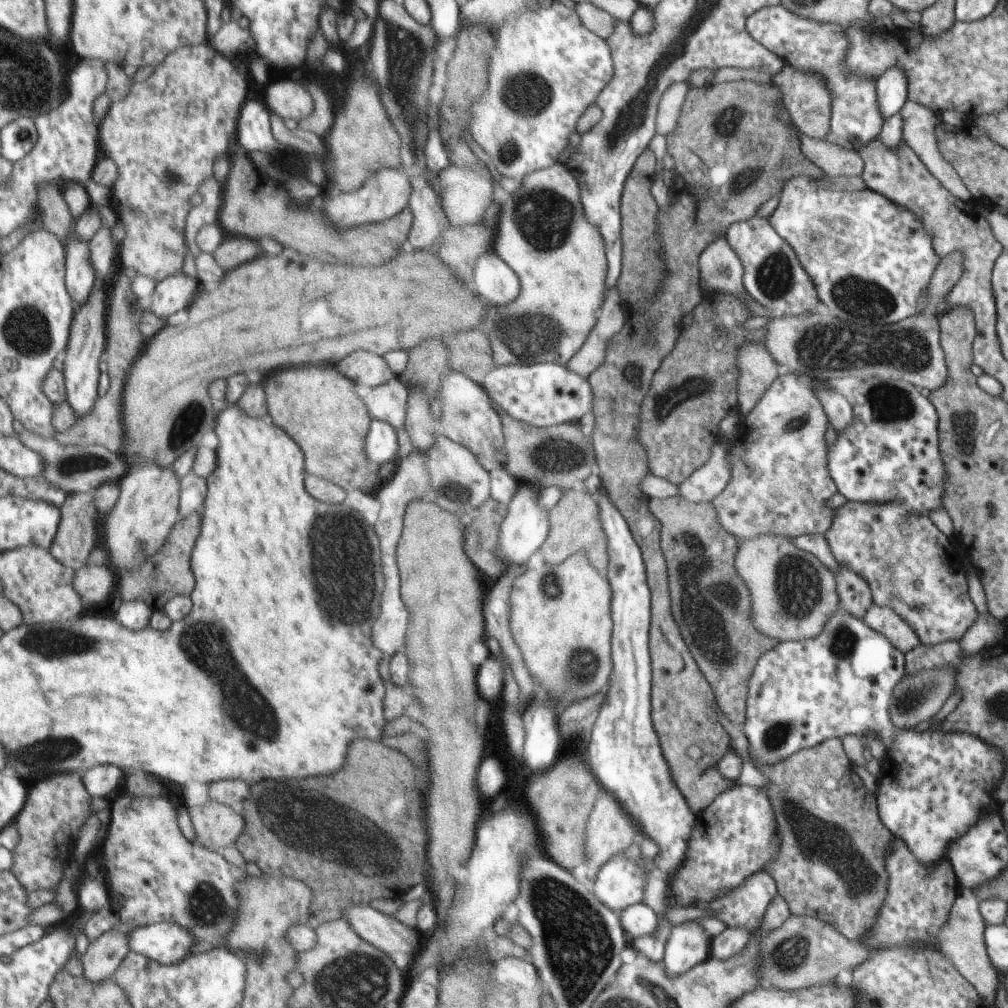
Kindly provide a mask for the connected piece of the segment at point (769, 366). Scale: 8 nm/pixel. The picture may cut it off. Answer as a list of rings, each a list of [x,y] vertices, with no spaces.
[[[741,346],[737,351],[737,364],[741,372],[740,414],[746,417],[764,396],[770,385],[782,374],[783,369],[766,351],[758,346]]]

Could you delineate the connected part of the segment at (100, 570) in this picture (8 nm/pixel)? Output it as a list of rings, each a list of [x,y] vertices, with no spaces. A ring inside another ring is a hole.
[[[110,564],[86,565],[77,571],[77,579],[75,584],[86,602],[89,610],[94,606],[103,604],[105,600],[110,598],[112,587],[117,584],[118,578],[112,574]]]

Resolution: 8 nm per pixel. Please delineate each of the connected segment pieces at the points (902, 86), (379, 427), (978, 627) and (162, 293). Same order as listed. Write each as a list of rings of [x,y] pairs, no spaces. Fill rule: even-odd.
[[[891,66],[877,78],[877,99],[881,115],[888,118],[907,101],[908,78],[902,67]]]
[[[374,419],[368,439],[366,439],[366,454],[372,456],[377,466],[384,462],[397,461],[398,436],[397,430],[384,421]]]
[[[979,613],[977,621],[965,632],[959,643],[964,648],[965,658],[978,655],[996,644],[1004,634],[1004,625],[994,617],[985,618]]]
[[[182,271],[156,284],[151,310],[161,317],[174,316],[180,310],[187,310],[197,300],[198,290],[198,278],[192,278]]]

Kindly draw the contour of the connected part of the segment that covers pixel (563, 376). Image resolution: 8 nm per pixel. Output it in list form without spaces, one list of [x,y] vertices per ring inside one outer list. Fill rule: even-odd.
[[[555,362],[496,366],[480,384],[496,407],[532,426],[581,424],[592,415],[593,390],[589,381]]]

